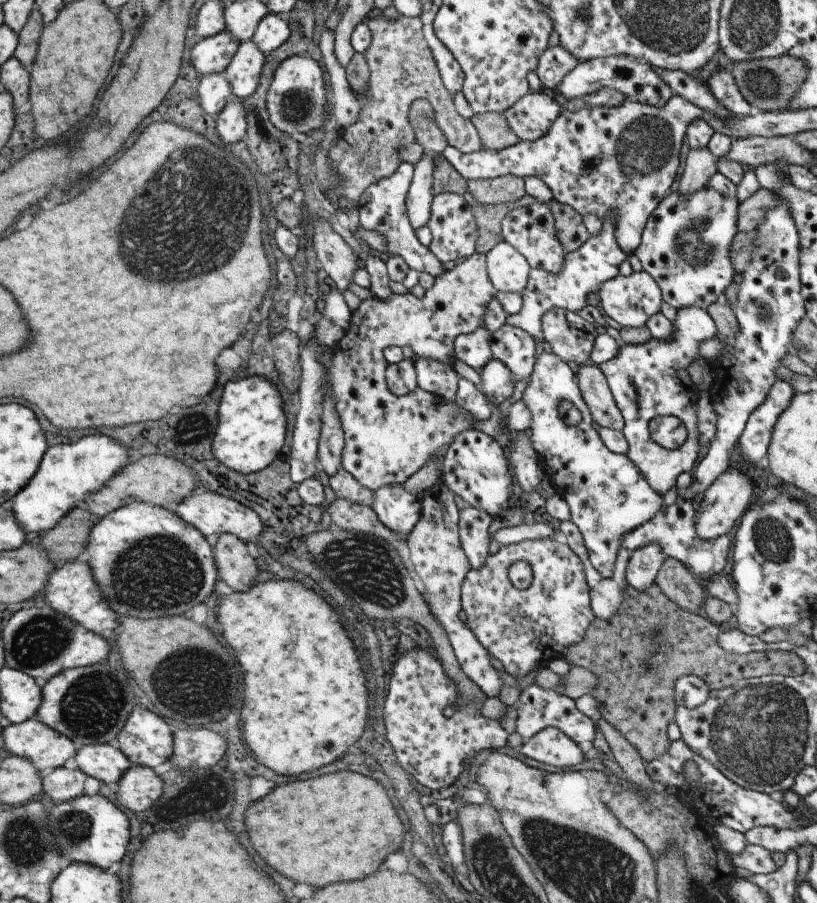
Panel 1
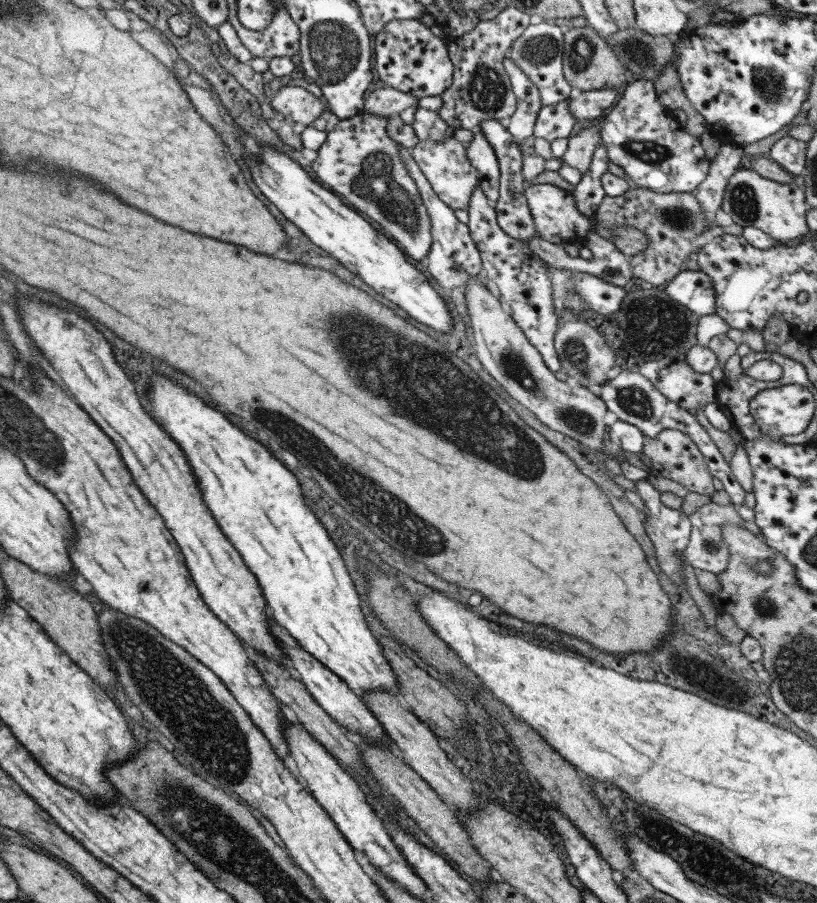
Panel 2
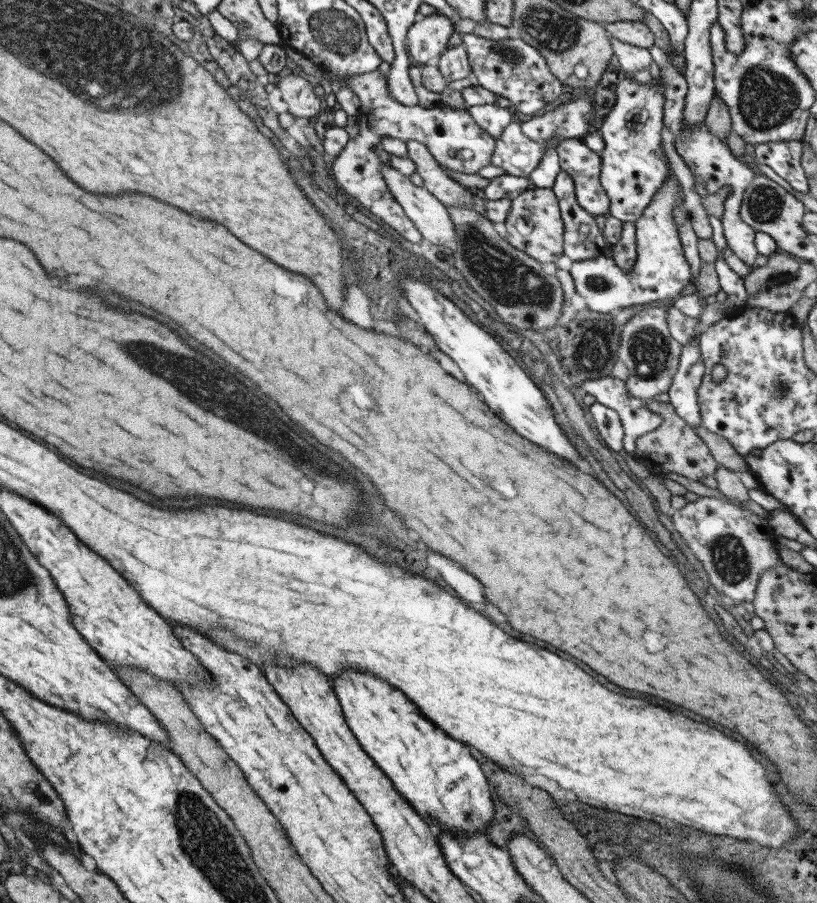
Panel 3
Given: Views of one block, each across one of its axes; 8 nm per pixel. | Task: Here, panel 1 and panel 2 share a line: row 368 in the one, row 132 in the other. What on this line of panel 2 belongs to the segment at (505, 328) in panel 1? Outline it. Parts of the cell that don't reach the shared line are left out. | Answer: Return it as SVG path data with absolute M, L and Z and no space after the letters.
M507 55L503 58L503 69L510 81L512 93L515 97L515 111L509 117L507 132L522 148L528 149L528 142L532 139L532 128L539 110L542 108L537 87L533 86L523 75L523 72L511 62Z

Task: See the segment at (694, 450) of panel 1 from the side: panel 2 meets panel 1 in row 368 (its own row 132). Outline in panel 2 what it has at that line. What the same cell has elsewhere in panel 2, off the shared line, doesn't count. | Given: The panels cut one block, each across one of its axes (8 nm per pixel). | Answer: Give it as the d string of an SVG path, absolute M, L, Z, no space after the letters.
M629 78L623 85L619 100L603 115L599 121L600 142L605 147L609 162L619 165L627 175L627 182L634 188L649 189L657 193L689 193L706 178L709 159L698 137L686 130L679 121L673 120L668 110L657 104L656 92L650 81L641 78Z

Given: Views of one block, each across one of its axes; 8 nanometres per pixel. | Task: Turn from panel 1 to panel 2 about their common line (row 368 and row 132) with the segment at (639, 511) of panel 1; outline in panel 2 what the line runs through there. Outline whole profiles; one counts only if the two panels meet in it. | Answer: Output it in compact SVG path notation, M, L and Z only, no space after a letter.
M568 100L553 106L542 106L532 128L532 138L543 138L547 142L555 138L568 138L576 130L576 121L569 108Z

